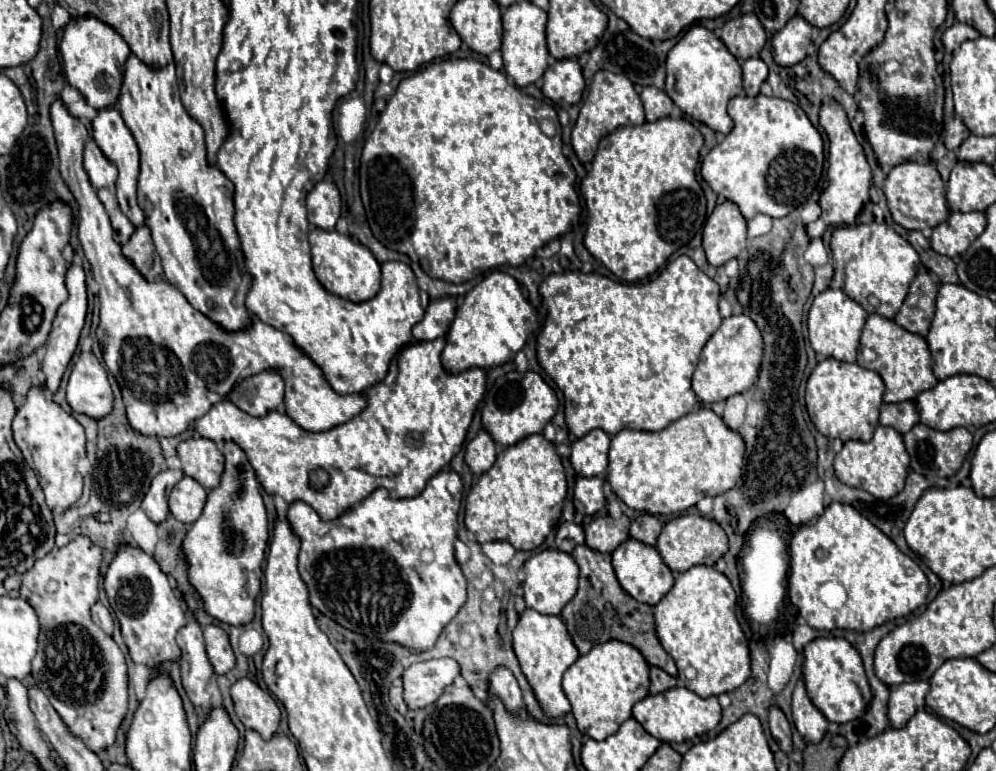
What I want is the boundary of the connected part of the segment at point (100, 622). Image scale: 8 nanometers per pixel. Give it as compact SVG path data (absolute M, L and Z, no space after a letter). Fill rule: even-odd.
M100 601L92 605L92 621L94 621L98 627L102 627L108 635L112 635L112 625L114 625L112 615L110 615L110 611L108 611Z

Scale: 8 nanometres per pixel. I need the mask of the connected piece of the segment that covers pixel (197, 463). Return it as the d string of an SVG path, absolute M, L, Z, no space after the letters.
M204 437L186 439L178 445L178 457L182 461L182 471L196 479L206 491L212 491L220 485L224 455L214 441Z

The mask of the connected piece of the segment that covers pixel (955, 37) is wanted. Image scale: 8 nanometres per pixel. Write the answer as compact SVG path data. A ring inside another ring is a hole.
M954 23L952 27L948 27L948 29L942 33L942 43L944 43L946 51L952 53L956 45L960 45L960 43L964 43L964 41L968 41L968 39L978 39L978 37L980 37L980 33L978 33L974 27L964 25L964 23Z

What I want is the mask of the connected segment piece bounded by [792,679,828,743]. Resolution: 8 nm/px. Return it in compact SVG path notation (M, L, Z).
M802 679L798 681L792 695L792 719L794 719L794 727L804 737L806 743L820 743L820 739L828 729L826 717L808 699Z

